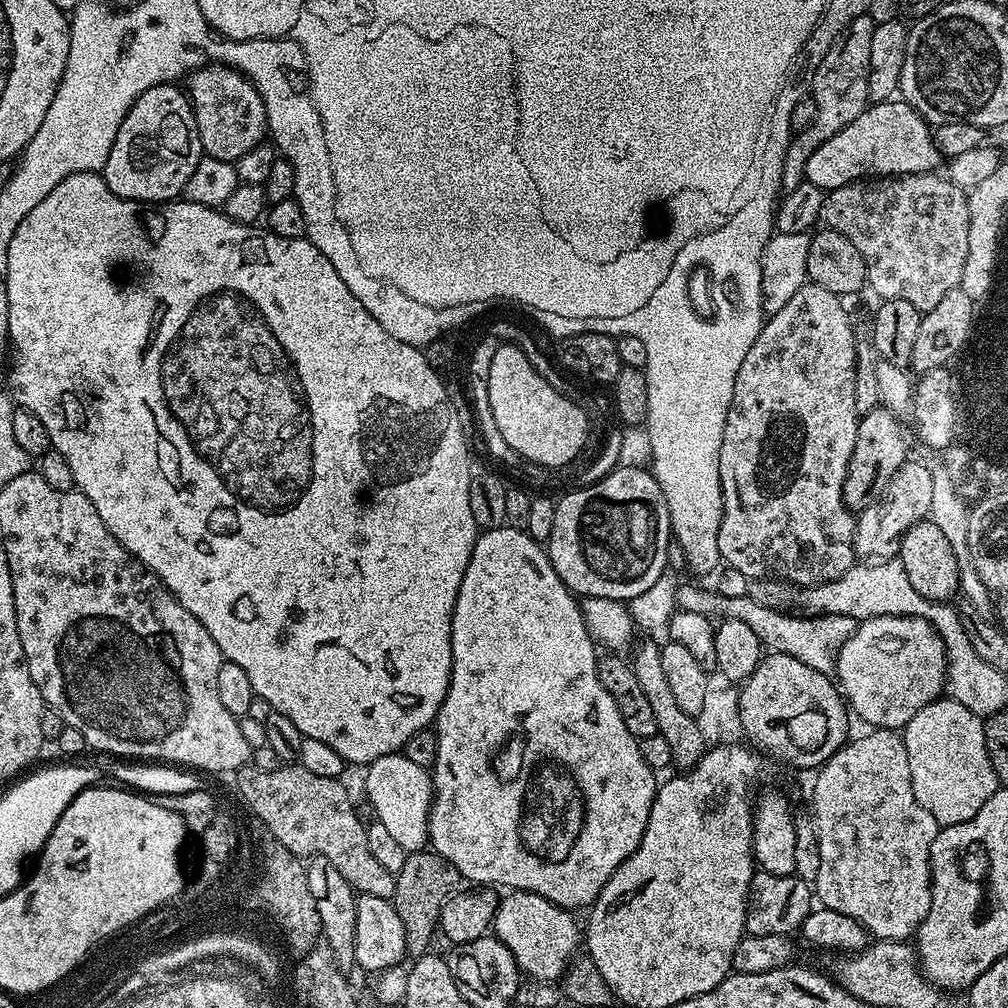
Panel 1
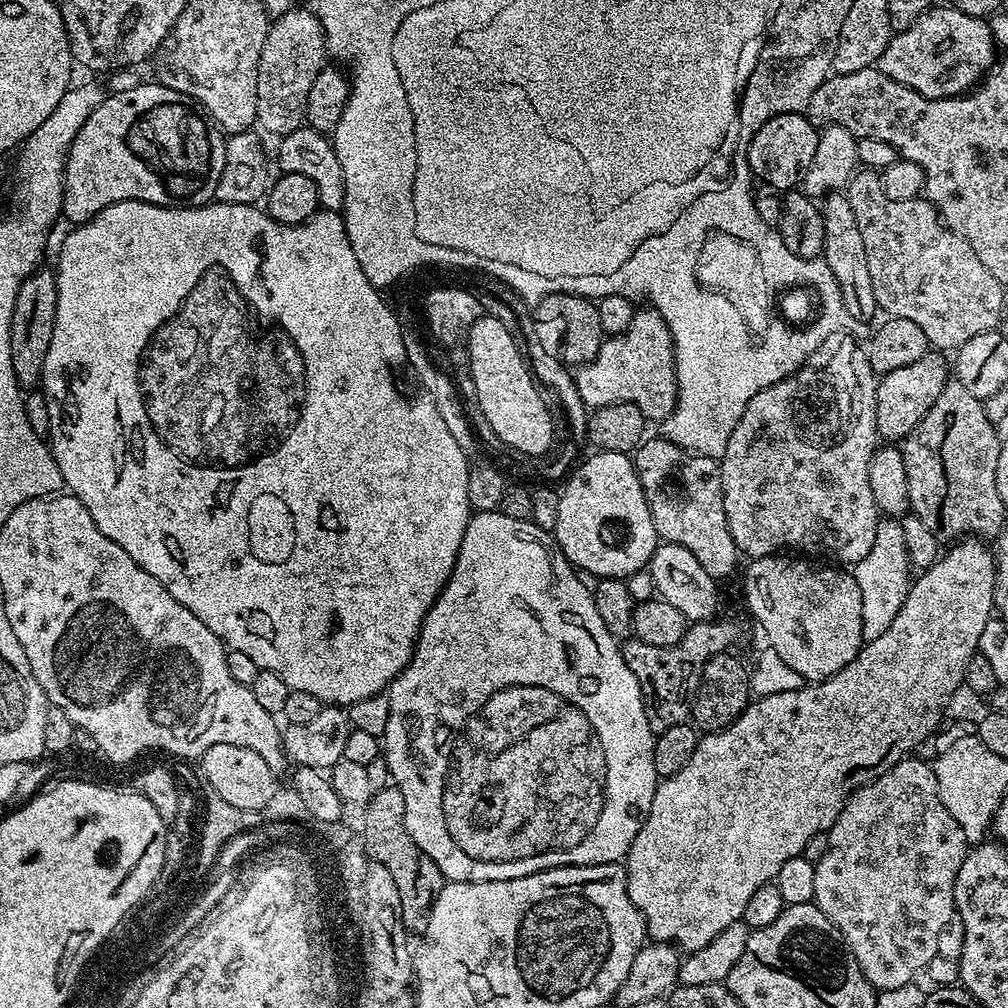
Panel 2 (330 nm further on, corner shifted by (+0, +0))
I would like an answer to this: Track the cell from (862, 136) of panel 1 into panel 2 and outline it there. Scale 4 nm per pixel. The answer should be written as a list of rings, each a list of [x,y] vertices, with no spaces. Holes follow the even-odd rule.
[[[804,112],[778,114],[770,118],[756,133],[750,142],[750,168],[753,177],[761,185],[777,190],[792,190],[803,181],[810,162],[814,162],[814,150],[818,150],[820,132],[811,124]]]

